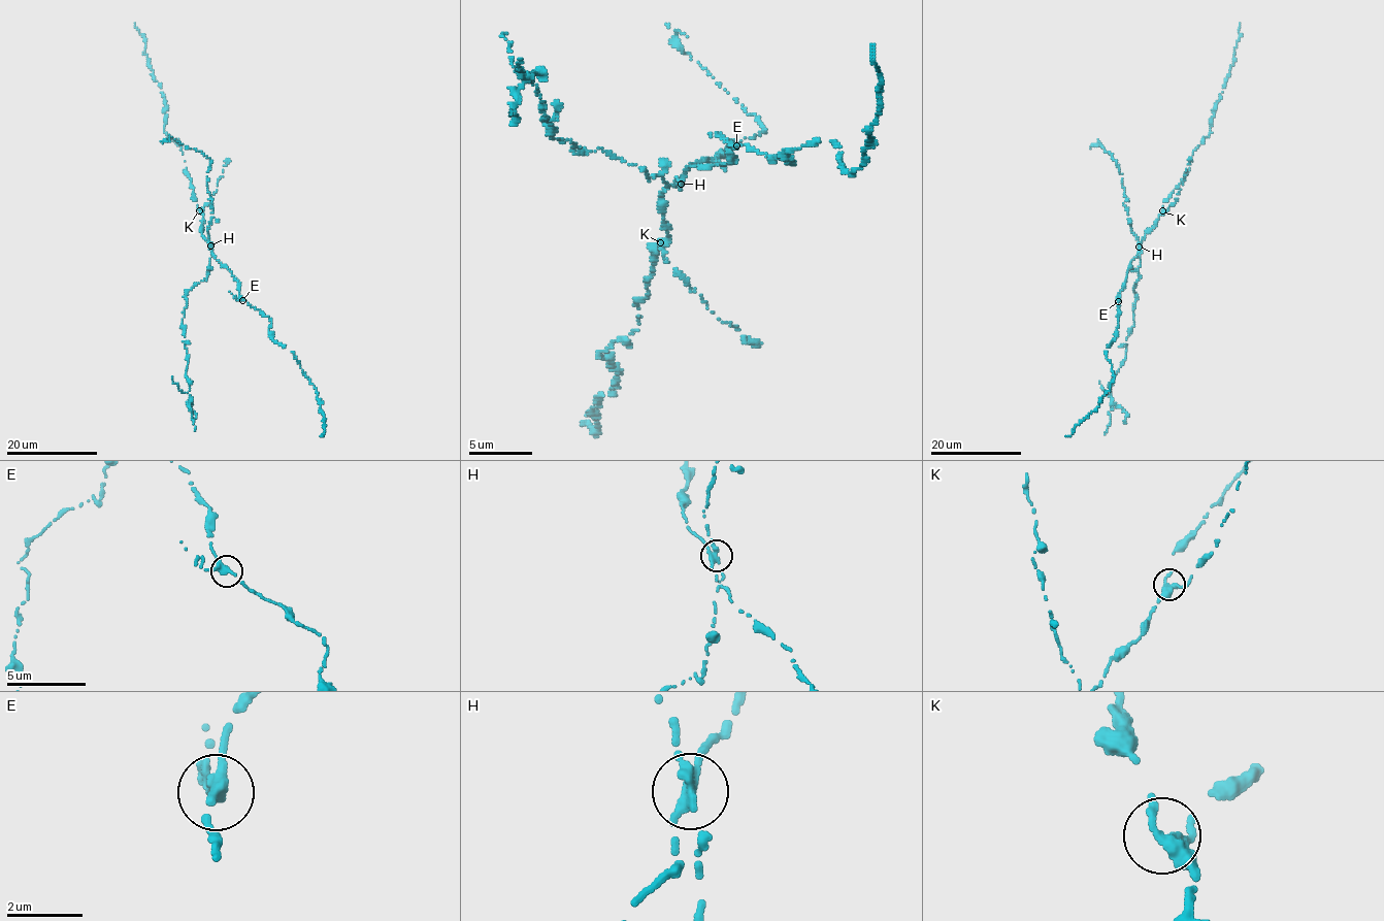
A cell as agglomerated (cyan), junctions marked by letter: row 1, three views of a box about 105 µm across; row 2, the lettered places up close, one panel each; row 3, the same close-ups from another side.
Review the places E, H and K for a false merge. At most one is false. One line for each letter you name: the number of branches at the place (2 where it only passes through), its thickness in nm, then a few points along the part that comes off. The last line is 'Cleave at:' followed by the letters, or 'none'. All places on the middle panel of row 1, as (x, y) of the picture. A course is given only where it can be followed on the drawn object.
H: 3 branches meet; 280 nm thick; foreign part runs (682, 184), (547, 134), (553, 128), (530, 81), (539, 73), (523, 77), (521, 59)
Cleave at: H

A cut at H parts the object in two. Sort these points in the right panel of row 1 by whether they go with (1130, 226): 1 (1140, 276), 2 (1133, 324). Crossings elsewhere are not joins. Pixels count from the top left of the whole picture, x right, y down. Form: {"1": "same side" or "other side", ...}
{"1": "same side", "2": "same side"}

